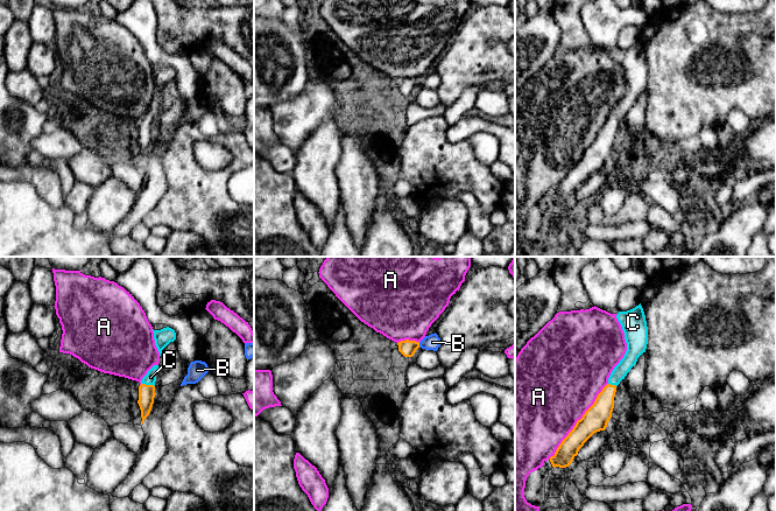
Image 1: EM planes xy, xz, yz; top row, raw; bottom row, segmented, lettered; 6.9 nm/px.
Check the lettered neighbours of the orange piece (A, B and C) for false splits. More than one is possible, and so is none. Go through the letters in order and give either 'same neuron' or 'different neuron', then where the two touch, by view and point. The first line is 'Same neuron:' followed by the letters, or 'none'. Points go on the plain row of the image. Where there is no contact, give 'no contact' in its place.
Same neuron: C
A: different neuron; meets orange in yz at (577, 160)
B: different neuron; meets orange in xz at (418, 83)
C: same neuron; meets orange in xy at (148, 124)

